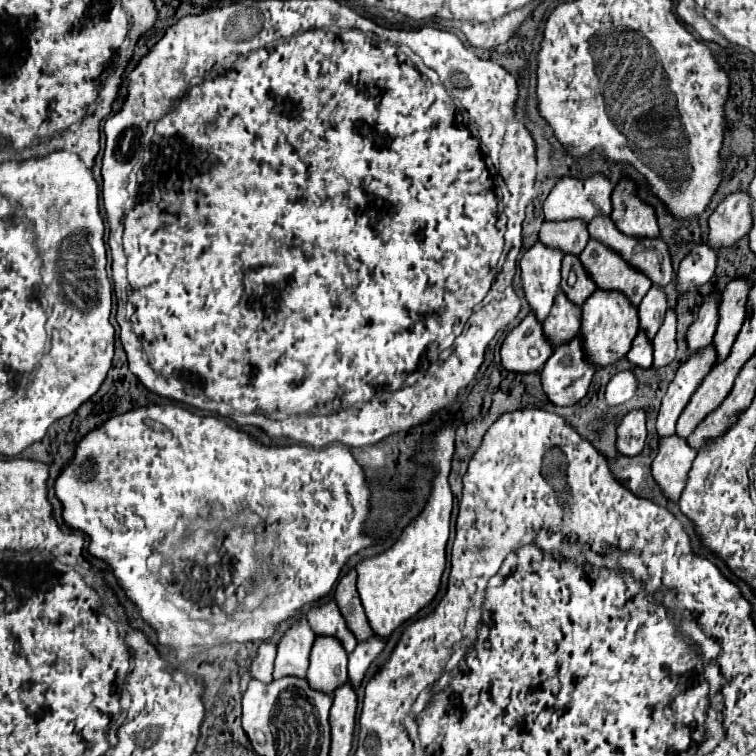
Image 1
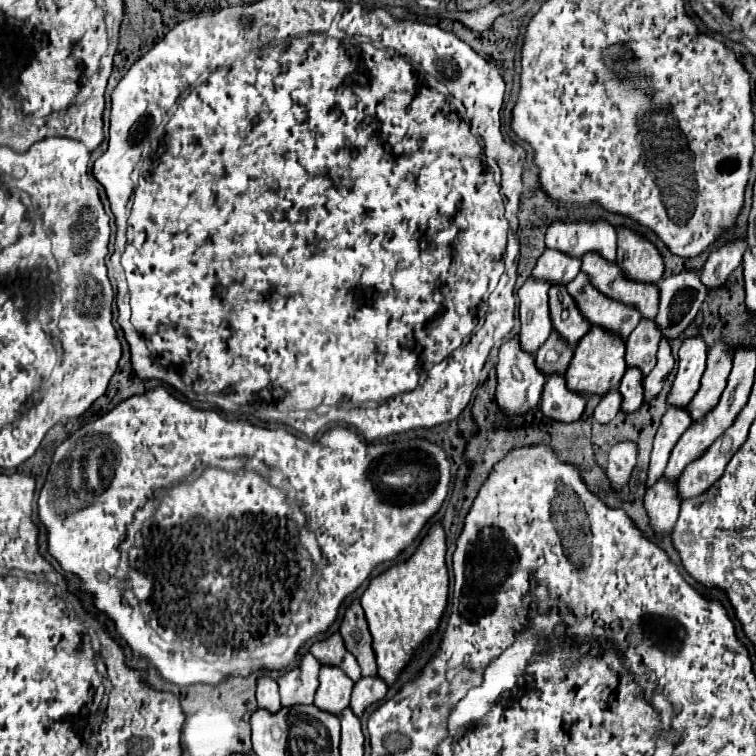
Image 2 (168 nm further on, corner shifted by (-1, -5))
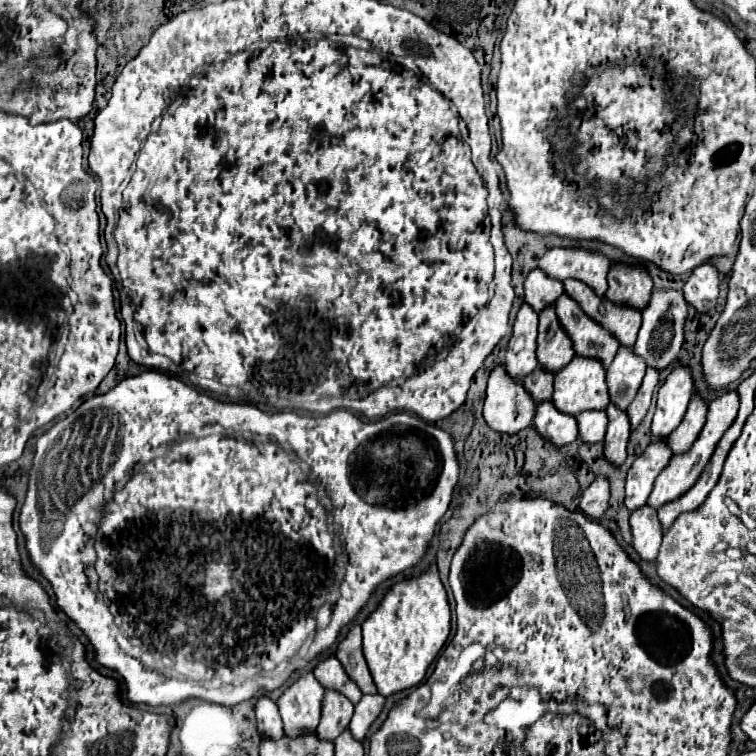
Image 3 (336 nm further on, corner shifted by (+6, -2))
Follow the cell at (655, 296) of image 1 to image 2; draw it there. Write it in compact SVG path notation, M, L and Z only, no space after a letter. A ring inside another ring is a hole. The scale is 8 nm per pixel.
M641 320L639 326L631 332L631 336L625 342L625 362L627 368L639 368L643 378L653 370L655 366L655 354L659 346L659 332L655 332L653 320Z

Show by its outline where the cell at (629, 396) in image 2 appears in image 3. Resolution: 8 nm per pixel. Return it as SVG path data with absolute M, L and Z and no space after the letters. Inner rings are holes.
M610 403L606 415L608 415L608 431L604 439L604 455L616 465L620 465L626 459L626 441L630 435L628 413Z

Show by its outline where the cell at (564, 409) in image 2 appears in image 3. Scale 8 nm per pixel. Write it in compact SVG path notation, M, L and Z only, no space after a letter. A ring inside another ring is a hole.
M542 401L540 405L536 405L534 425L544 439L552 441L558 447L568 445L578 437L576 417L568 417L566 413L560 413L550 401Z

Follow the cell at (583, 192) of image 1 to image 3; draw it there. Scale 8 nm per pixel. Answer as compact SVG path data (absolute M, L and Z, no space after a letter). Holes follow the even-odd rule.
M552 247L540 257L538 267L554 279L564 281L574 277L588 283L598 295L606 293L610 261L600 251L588 251L582 247Z

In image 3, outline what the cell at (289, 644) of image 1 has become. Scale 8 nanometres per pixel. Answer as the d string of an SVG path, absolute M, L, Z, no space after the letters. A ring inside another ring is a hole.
M312 671L302 673L290 687L284 689L284 693L278 697L278 709L288 735L296 737L302 729L316 729L322 693L324 687L320 681L316 681Z

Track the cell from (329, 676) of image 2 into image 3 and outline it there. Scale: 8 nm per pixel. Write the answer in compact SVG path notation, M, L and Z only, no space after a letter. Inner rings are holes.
M324 689L320 725L316 727L320 739L334 741L348 727L352 713L354 713L354 705L348 701L348 697L332 689Z

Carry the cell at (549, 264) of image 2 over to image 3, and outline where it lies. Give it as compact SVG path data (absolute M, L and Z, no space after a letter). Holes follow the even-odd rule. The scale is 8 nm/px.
M532 269L524 281L524 299L540 313L548 303L554 303L564 293L562 281L552 281L542 269Z

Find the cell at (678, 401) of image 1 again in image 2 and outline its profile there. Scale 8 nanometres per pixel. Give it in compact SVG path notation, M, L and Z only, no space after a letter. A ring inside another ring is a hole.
M669 408L665 412L663 422L655 436L653 452L651 452L651 462L649 462L649 470L647 470L647 482L645 482L647 488L653 486L663 476L669 454L689 424L691 424L691 420L687 420L687 410L683 410L683 408Z

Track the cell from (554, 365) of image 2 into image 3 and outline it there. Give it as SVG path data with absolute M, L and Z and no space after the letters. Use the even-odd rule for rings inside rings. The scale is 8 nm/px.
M536 367L532 373L528 373L528 377L524 377L524 387L532 395L532 399L540 403L552 397L552 381L554 381L554 373L548 373L548 369Z

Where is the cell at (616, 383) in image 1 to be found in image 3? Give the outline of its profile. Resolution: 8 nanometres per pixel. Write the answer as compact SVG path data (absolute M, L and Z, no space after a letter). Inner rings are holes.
M588 411L588 413L580 413L578 419L578 431L580 431L580 439L586 443L598 443L604 439L606 435L606 413L604 411Z

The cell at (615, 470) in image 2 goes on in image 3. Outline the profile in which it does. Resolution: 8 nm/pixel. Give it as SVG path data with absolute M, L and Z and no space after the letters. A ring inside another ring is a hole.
M598 475L592 481L592 485L584 491L580 507L586 515L598 519L608 509L608 501L610 501L610 481L608 481L608 477Z

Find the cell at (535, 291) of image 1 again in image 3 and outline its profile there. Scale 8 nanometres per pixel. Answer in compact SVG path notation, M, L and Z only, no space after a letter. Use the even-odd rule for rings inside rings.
M522 303L506 349L508 373L520 381L538 367L536 333L538 333L538 313L532 309L532 305Z

